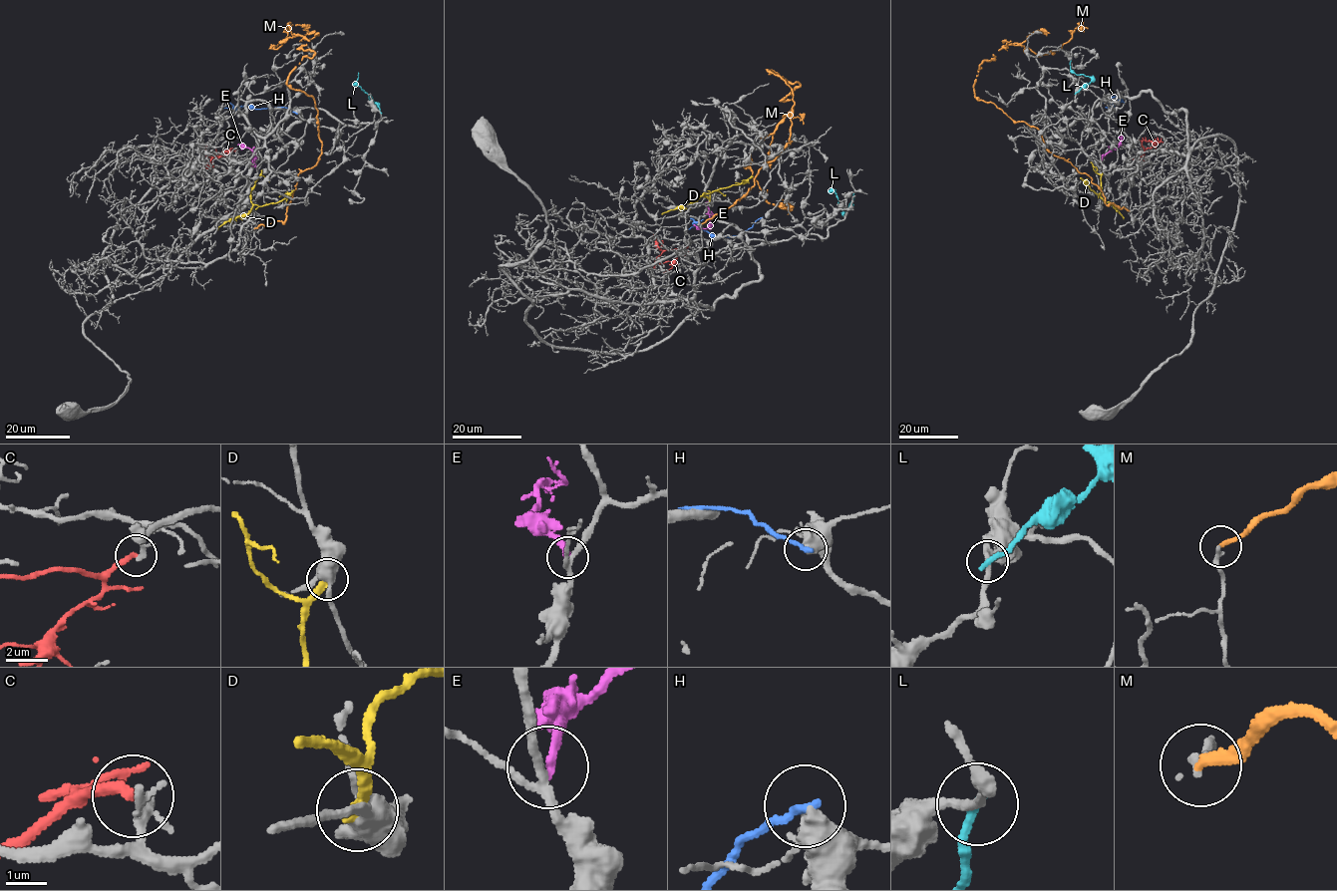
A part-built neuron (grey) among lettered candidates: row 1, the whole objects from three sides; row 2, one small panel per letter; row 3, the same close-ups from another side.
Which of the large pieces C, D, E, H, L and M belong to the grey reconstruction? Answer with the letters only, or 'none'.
none

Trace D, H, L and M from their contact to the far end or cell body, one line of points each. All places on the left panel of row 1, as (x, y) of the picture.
D: (254, 181), (251, 191), (252, 207), (249, 212), (229, 219), (217, 230)
H: (296, 113), (284, 107), (250, 109), (246, 105), (234, 110), (224, 108)
L: (380, 112), (358, 85), (358, 73)
M: (254, 228), (283, 223), (321, 151), (314, 99), (287, 83), (314, 53), (300, 35), (273, 48), (311, 33)

